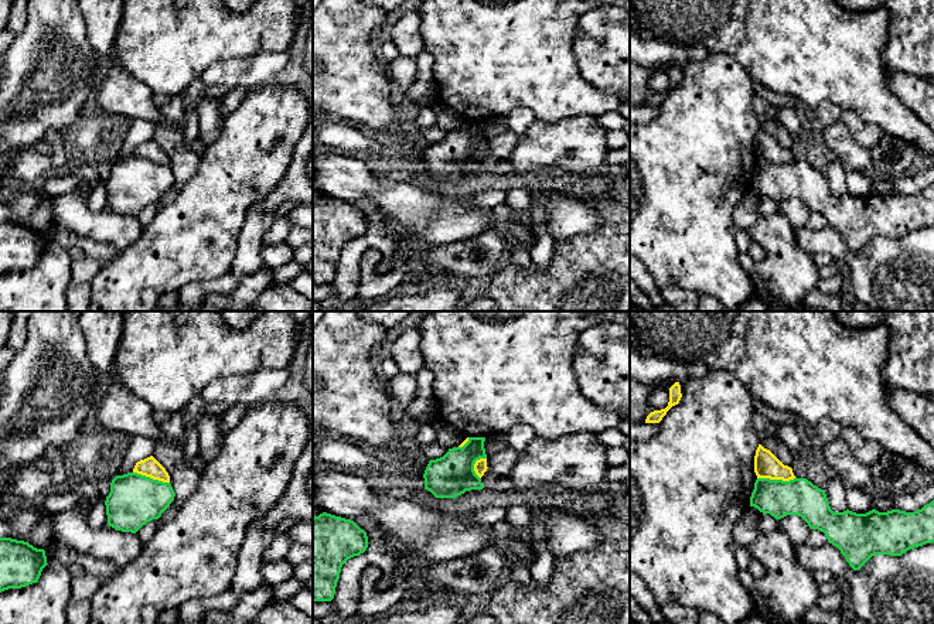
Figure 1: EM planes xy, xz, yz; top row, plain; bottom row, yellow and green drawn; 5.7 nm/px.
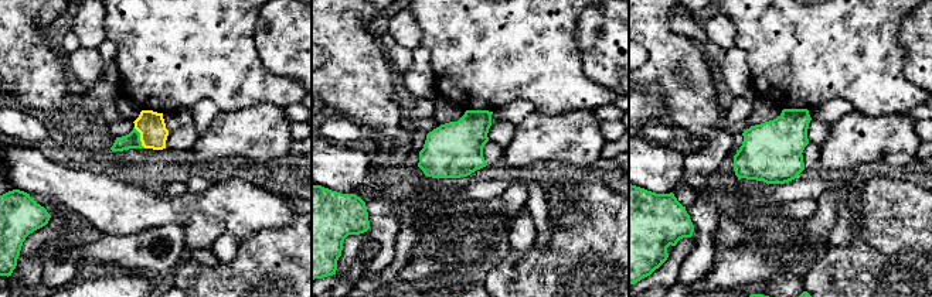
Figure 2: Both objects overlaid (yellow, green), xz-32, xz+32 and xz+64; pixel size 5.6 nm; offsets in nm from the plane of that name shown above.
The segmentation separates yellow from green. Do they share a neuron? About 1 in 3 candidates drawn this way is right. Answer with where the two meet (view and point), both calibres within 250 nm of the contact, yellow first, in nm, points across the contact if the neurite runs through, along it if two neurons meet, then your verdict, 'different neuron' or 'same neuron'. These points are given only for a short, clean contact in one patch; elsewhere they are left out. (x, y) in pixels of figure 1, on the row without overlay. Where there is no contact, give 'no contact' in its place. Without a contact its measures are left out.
contact yz (776, 162); calibres 140 and 220 nm; border yz (796, 160), (788, 163), (757, 162); different neuron

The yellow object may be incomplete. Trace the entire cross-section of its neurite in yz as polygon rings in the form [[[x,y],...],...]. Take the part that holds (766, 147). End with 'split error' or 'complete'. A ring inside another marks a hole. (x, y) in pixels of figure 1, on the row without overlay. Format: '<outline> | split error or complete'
[[[759,127],[754,139],[754,156],[757,161],[794,163],[792,151],[784,149],[770,133]]] | complete

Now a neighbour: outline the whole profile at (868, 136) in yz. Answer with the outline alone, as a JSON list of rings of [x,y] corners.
[[[842,110],[841,120],[845,123],[852,139],[867,150],[875,147],[883,136],[883,132],[877,125],[863,122],[851,110]]]

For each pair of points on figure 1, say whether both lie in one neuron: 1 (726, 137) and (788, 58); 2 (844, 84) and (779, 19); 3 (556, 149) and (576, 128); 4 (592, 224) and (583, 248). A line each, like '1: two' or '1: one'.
1: two
2: one
3: one
4: two

